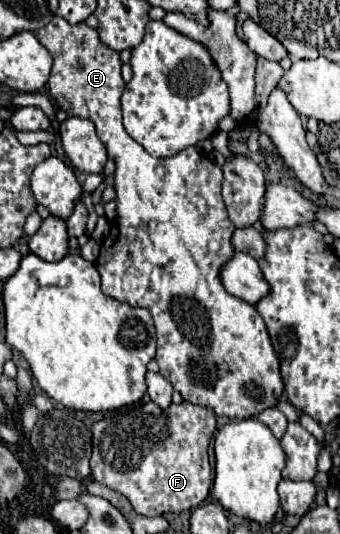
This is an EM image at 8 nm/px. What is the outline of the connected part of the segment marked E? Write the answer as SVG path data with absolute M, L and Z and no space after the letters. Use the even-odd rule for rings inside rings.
M54 16L48 26L36 32L36 38L54 58L48 80L50 98L68 116L92 120L98 138L108 150L108 158L116 164L116 220L112 222L106 250L100 252L96 260L102 292L114 300L150 310L158 334L156 362L160 374L172 382L174 390L178 390L186 402L212 408L216 416L228 418L254 418L266 408L276 408L284 394L284 378L280 376L280 362L270 344L266 324L252 304L228 294L218 278L220 266L234 254L230 236L236 228L226 214L220 194L220 166L210 158L206 160L194 146L170 158L152 158L126 134L120 108L120 96L124 92L124 80L120 76L122 62L116 50L110 50L100 42L94 28L84 22L72 26L62 16Z

